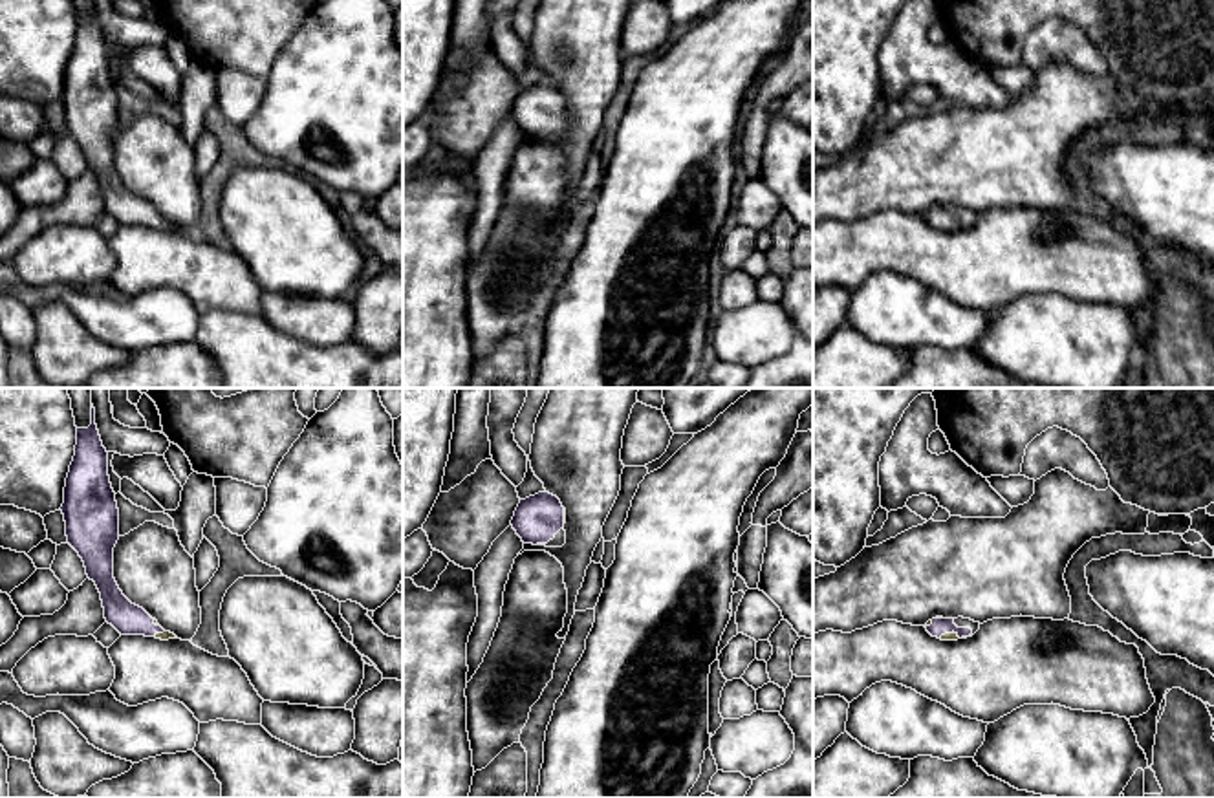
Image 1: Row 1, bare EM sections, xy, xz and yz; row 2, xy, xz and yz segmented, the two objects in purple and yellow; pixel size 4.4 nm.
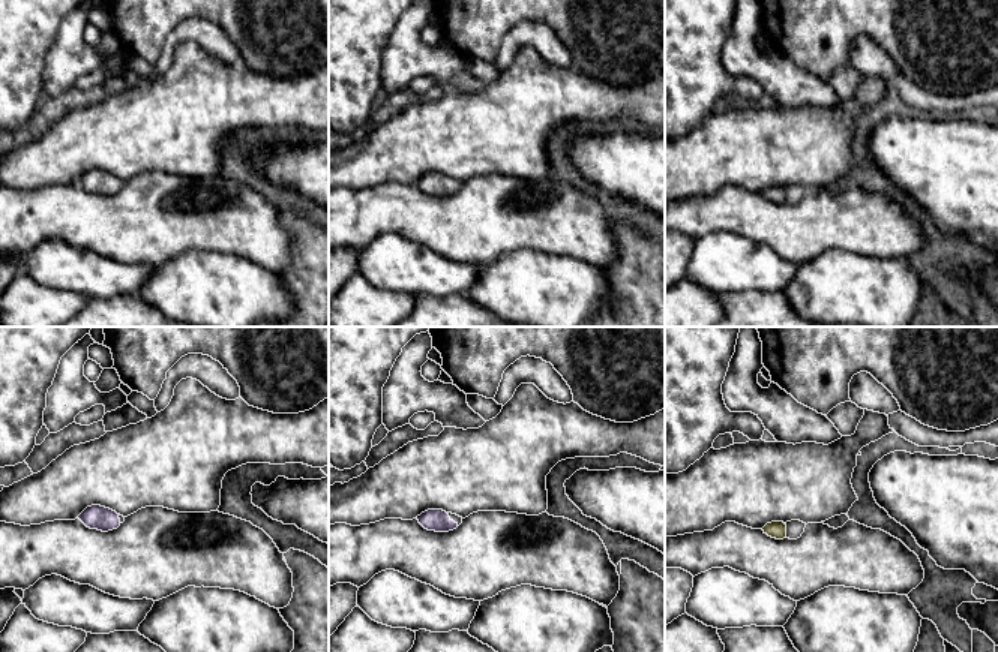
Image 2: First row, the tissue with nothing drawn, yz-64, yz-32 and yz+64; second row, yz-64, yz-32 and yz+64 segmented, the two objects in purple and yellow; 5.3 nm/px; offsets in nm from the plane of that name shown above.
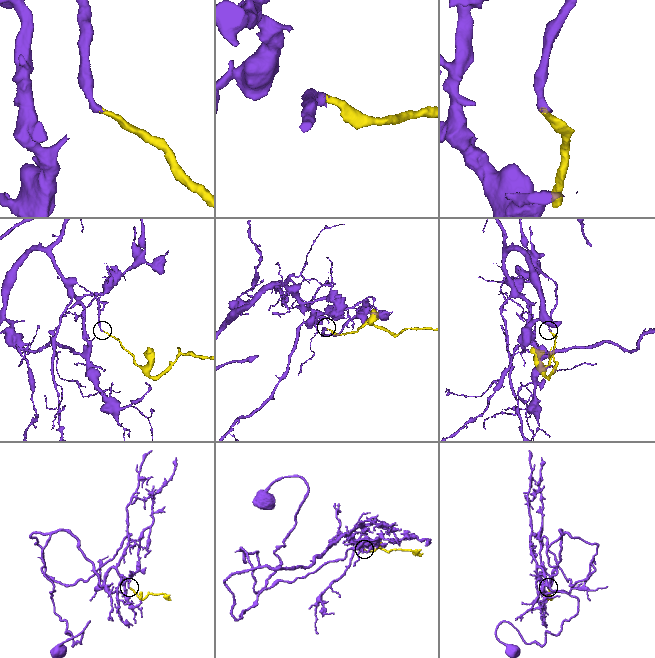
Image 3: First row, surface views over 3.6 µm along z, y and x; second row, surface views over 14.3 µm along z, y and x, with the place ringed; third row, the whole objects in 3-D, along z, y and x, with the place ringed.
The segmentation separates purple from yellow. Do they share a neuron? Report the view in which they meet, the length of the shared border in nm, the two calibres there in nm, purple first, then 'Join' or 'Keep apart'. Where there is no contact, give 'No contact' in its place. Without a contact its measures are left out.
Touches purple in yz. Shared border 100 nm. Thickness 80 nm (purple) against 40 nm. Join

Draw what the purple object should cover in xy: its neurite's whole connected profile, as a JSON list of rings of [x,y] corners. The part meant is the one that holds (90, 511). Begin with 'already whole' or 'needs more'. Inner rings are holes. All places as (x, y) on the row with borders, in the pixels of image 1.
needs more | [[[92,404],[92,425],[88,428],[77,428],[77,445],[75,445],[75,456],[70,465],[70,472],[66,478],[64,487],[64,503],[60,507],[66,522],[66,536],[68,544],[79,553],[79,556],[84,562],[86,575],[90,580],[95,582],[103,608],[104,608],[104,619],[108,624],[112,624],[121,635],[145,635],[145,637],[156,637],[161,641],[178,639],[174,633],[165,631],[156,619],[152,619],[143,608],[132,604],[123,591],[119,589],[115,578],[114,578],[114,547],[119,540],[119,509],[115,501],[115,492],[110,483],[108,476],[108,452],[103,447],[97,425],[95,425],[95,408]]]

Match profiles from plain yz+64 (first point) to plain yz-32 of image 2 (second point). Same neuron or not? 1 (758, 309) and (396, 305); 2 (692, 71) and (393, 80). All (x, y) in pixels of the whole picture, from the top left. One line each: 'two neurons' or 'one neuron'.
1: two neurons
2: two neurons

